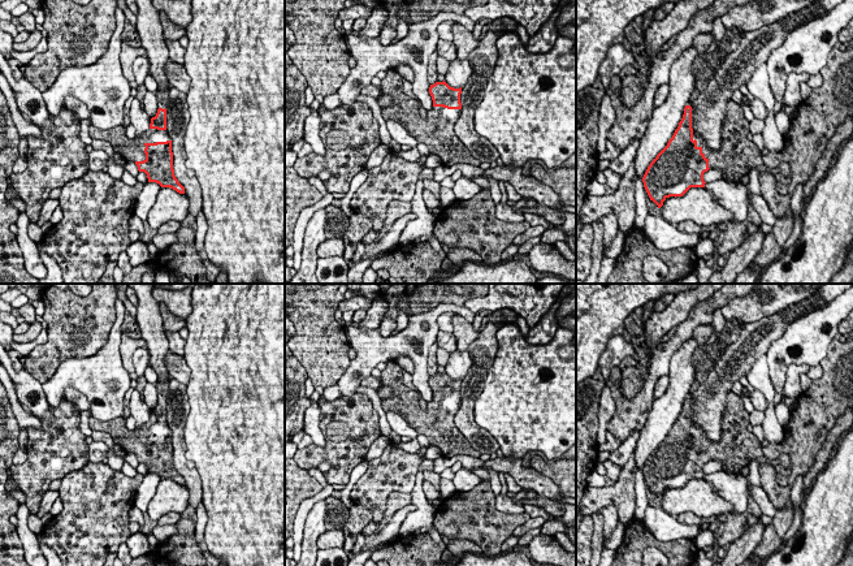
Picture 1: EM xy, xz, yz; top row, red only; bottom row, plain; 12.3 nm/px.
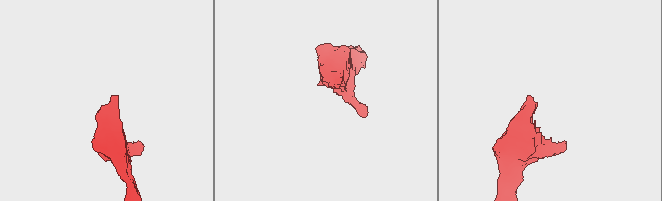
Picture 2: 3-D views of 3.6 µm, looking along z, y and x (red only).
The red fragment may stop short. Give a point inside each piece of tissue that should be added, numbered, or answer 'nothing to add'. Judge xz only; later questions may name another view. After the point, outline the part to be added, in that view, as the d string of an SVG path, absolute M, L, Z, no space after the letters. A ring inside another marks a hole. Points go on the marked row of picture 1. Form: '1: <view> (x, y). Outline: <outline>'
1: xz (437, 132). Outline: M387 70L381 79L381 95L390 95L393 104L382 108L385 121L395 120L419 142L428 146L429 152L441 159L443 167L471 164L480 167L454 131L454 125L460 116L460 109L433 107L423 118L419 112L419 99L412 99L403 92L402 77Z

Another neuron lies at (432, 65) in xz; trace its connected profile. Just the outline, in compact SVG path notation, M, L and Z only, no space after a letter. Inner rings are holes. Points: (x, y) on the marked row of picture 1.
M434 51L429 56L429 62L428 62L428 82L429 82L429 85L434 85L437 82L437 79L438 79L437 59L438 59L438 53L437 53L437 51Z

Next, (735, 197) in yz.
M718 180L705 183L705 189L713 194L715 202L732 212L731 222L744 221L748 217L750 204L759 215L762 222L774 226L778 220L762 195L750 194L742 182Z

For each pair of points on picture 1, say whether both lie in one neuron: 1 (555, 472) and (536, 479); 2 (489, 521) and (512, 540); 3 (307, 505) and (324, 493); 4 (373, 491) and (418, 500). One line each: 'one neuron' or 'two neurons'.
1: two neurons
2: two neurons
3: one neuron
4: two neurons

